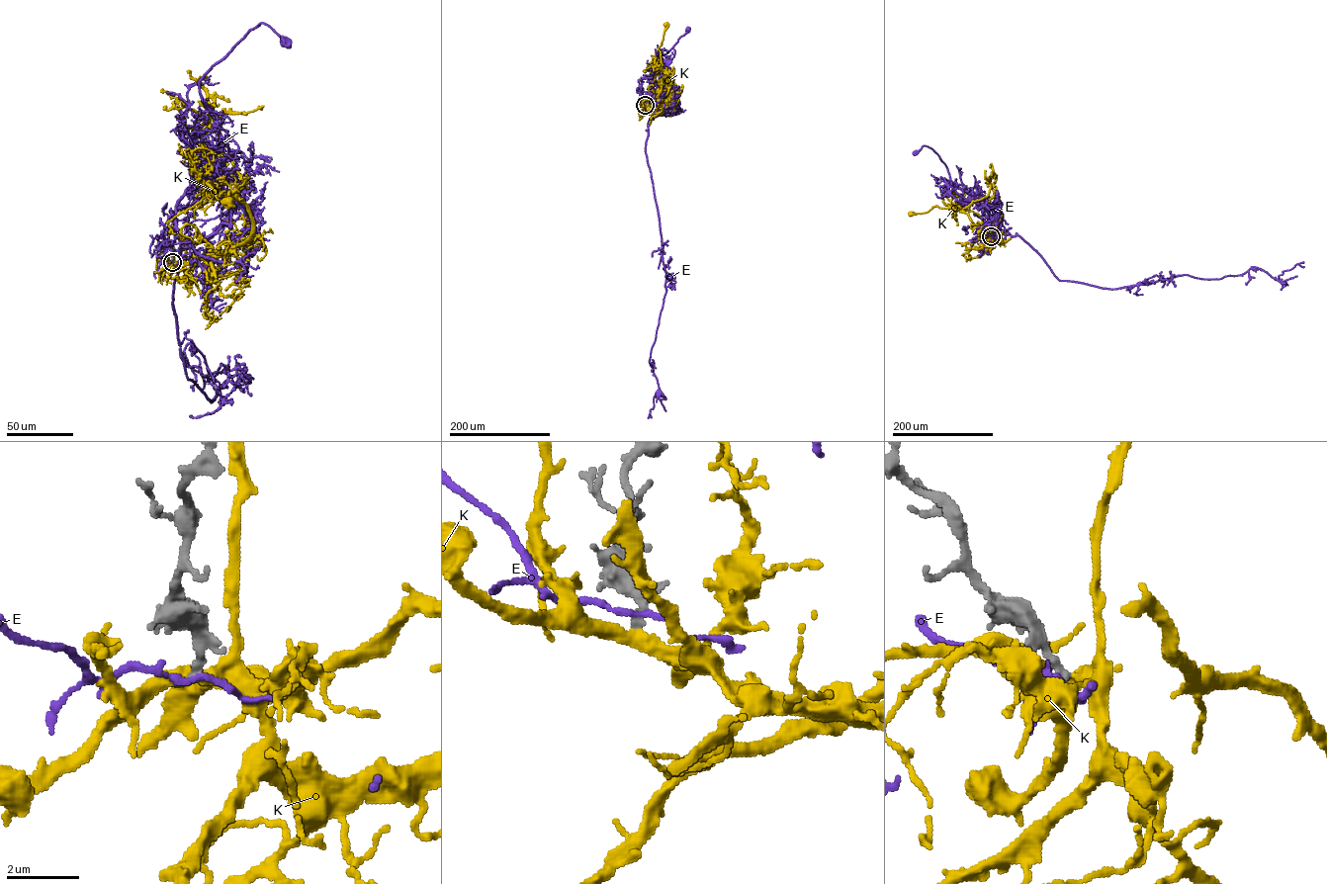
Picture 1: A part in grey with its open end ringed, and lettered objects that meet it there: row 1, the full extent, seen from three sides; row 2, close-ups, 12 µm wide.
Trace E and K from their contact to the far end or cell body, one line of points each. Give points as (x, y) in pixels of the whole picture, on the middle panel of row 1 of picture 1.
E: (645, 105), (641, 100), (648, 96), (647, 103), (655, 100), (665, 74), (656, 61), (688, 29)
K: (645, 105), (663, 102), (675, 89), (674, 83), (663, 70), (658, 49), (666, 25)

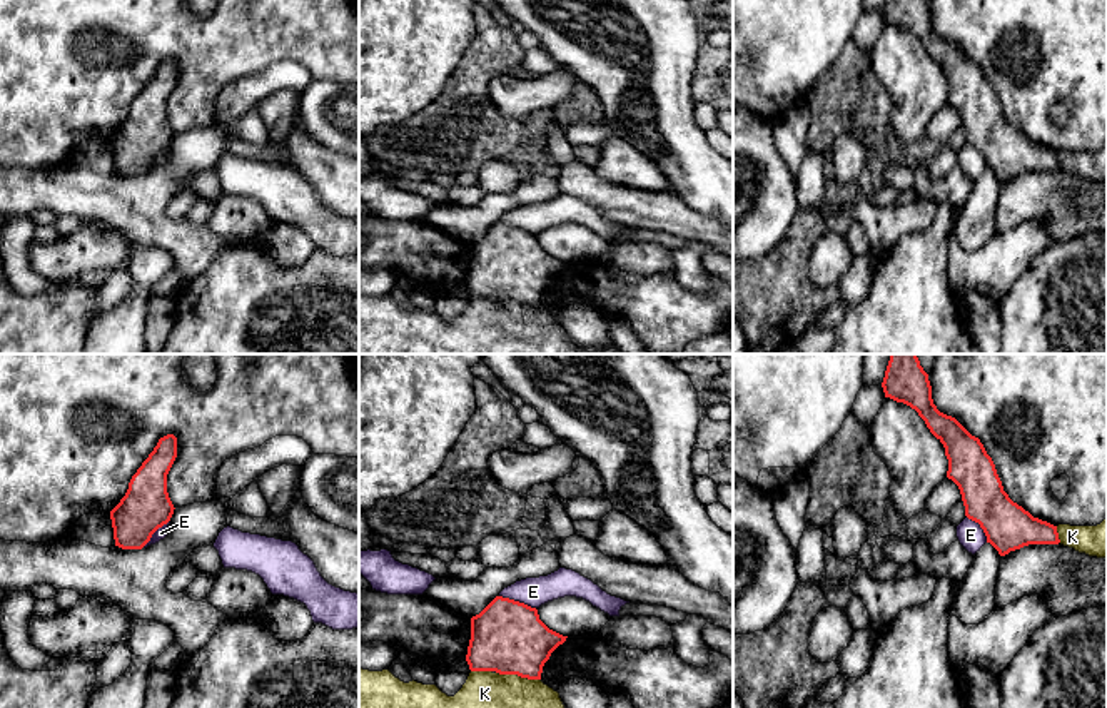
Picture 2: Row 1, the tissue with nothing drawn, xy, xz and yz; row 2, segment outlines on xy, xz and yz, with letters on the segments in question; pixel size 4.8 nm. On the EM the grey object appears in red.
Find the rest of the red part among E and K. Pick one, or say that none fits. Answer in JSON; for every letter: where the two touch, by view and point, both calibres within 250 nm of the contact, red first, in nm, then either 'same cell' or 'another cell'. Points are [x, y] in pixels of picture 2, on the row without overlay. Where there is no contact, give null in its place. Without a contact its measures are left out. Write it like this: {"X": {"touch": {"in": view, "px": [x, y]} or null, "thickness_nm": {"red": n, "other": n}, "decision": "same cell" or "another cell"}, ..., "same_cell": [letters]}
{"E": {"touch": {"in": "xz", "px": [518, 227]}, "thickness_nm": {"red": 360, "other": 140}, "decision": "another cell"}, "K": {"touch": {"in": "xz", "px": [518, 301]}, "thickness_nm": {"red": 360, "other": 500}, "decision": "same cell"}, "same_cell": ["K"]}

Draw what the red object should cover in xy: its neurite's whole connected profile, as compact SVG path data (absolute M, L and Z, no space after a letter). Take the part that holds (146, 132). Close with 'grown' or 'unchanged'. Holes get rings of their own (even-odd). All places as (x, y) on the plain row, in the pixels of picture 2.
M167 60L132 102L125 122L110 137L115 172L142 175L170 147L175 134L167 119L167 100L175 83L177 63Z; unchanged

